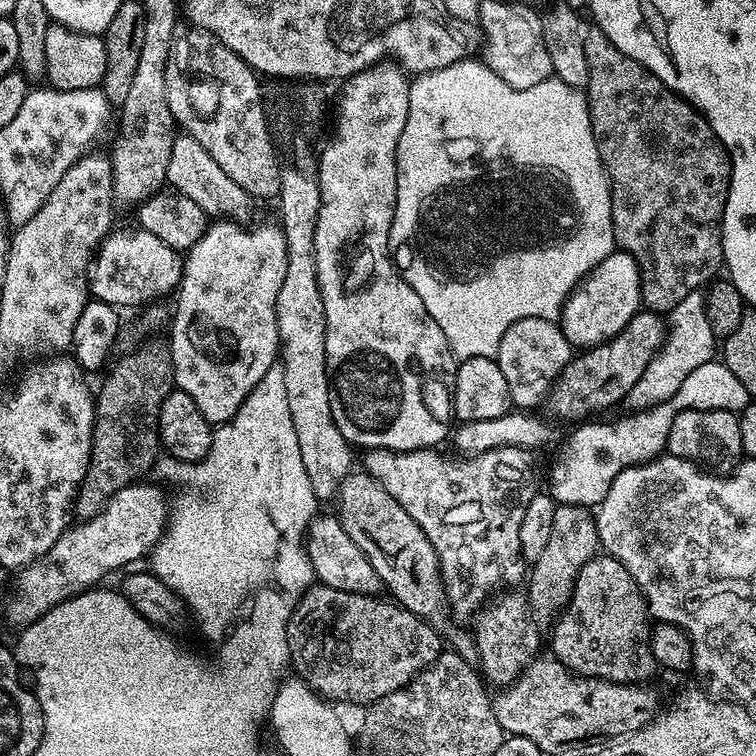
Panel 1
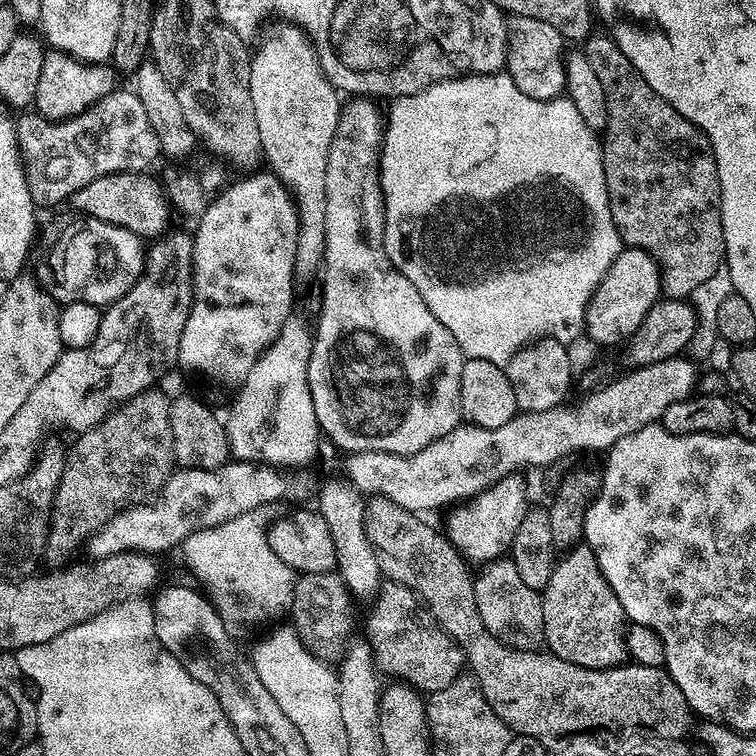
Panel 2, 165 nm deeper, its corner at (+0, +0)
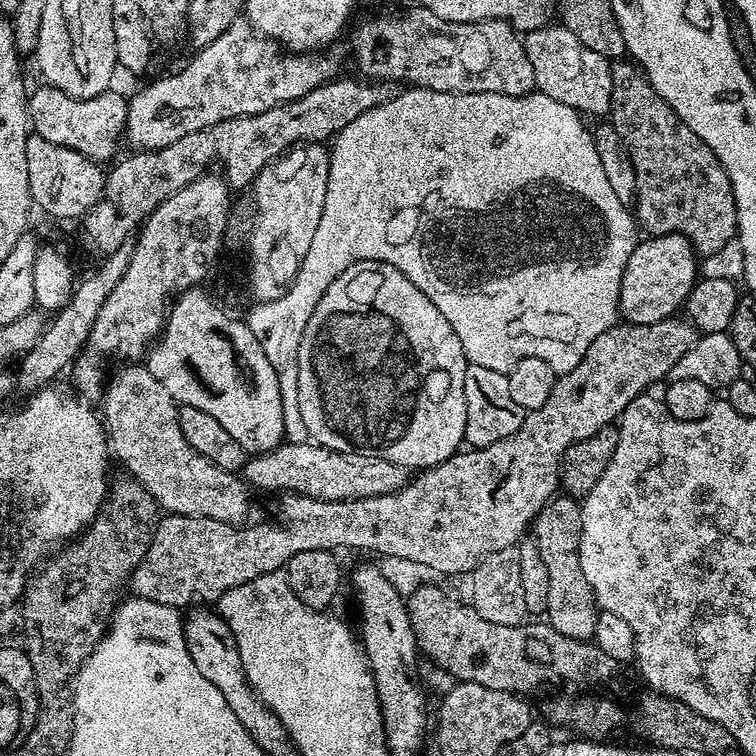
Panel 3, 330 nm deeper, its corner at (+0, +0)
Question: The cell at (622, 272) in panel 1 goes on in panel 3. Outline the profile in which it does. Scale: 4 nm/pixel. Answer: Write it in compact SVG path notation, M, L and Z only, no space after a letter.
M654 236L636 245L620 283L618 316L629 324L653 324L675 317L698 283L698 258L684 236Z

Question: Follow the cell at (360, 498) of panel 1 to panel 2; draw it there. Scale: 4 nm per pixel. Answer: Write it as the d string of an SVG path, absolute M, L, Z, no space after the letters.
M374 498L367 503L364 510L364 529L366 538L370 538L370 546L378 558L381 573L391 583L406 586L424 601L425 608L432 613L444 633L452 637L456 645L464 651L471 679L475 680L482 690L486 702L492 704L494 714L505 720L513 733L538 738L538 742L542 742L542 746L550 754L554 754L554 744L558 736L562 736L564 732L582 730L586 726L628 726L637 734L638 730L642 730L643 737L652 739L649 740L652 742L680 742L689 737L686 735L691 732L696 722L695 713L690 702L686 702L686 694L678 690L678 686L663 667L651 668L625 662L615 668L587 668L574 662L566 662L547 650L511 648L491 636L484 629L478 606L474 602L474 576L471 571L468 573L469 565L457 552L451 540L443 535L436 536L435 530L427 528L420 520L423 519L417 513L408 512L383 498Z

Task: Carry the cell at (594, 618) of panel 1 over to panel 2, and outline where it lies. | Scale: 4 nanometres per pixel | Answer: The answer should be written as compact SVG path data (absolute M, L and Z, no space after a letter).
M577 542L559 557L550 582L540 597L544 642L547 651L566 662L587 668L615 668L625 663L624 629L626 617L614 590L600 573L590 546Z

